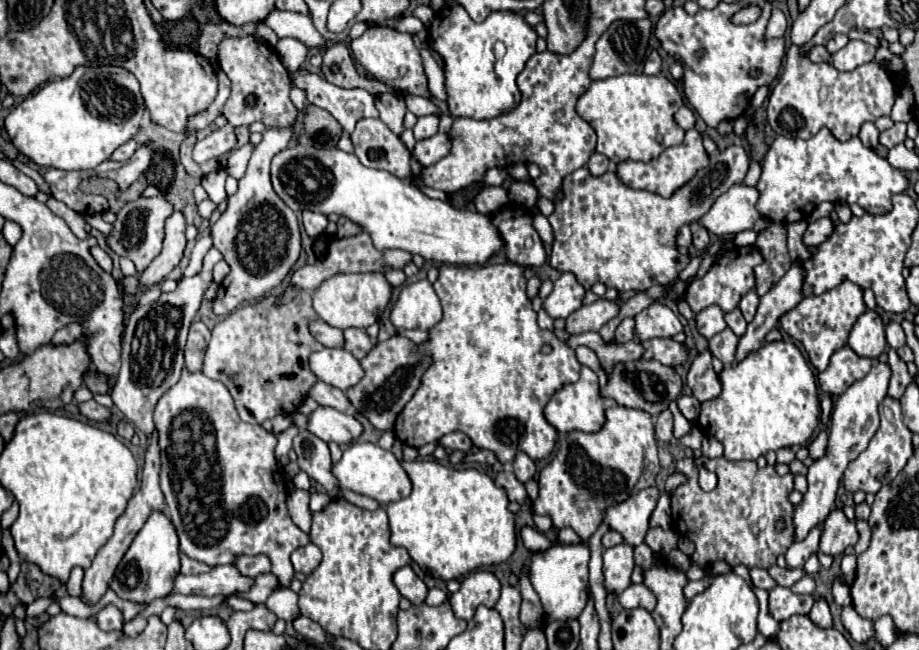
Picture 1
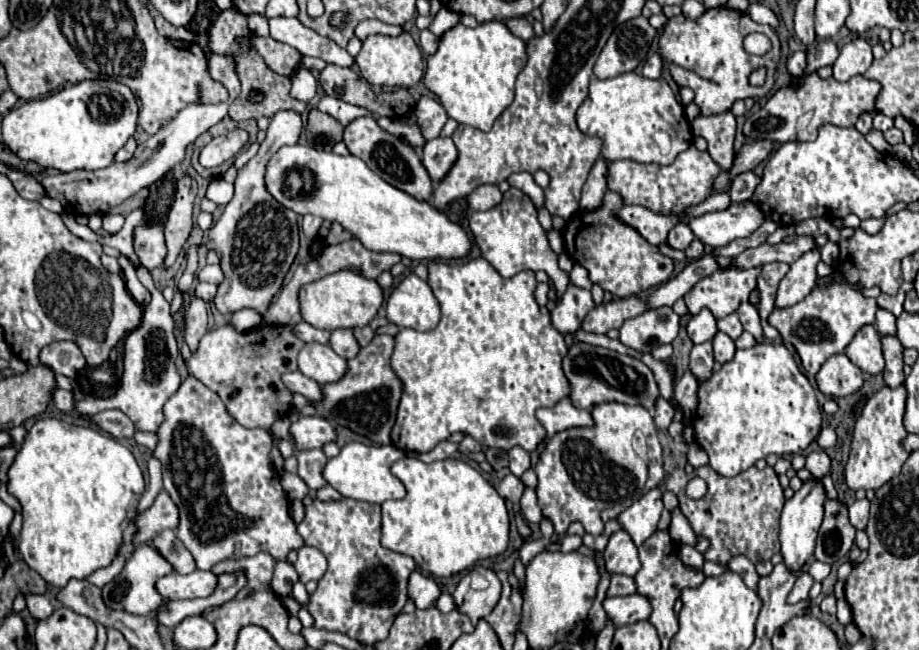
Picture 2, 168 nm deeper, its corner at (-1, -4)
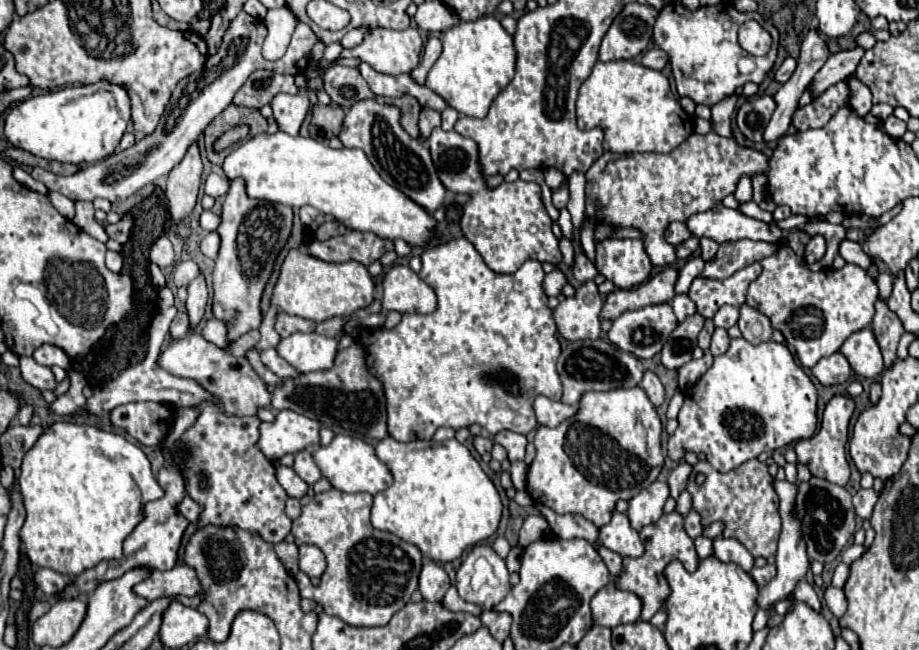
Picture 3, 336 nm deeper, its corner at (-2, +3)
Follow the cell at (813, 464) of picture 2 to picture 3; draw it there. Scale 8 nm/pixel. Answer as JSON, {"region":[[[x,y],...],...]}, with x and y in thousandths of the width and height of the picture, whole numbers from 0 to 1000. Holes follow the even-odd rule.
{"region":[[[908,608],[899,620],[892,660],[881,675],[873,675],[873,678],[866,682],[868,712],[877,715],[881,722],[884,734],[899,737],[908,746],[921,746],[925,740],[925,715],[923,715],[923,706],[921,706],[921,682],[923,682],[923,654],[925,654],[929,626],[931,623],[929,623],[927,611]]]}

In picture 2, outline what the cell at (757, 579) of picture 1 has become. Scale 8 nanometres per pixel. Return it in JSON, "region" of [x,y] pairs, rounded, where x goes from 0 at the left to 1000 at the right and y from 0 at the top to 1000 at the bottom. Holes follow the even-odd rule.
{"region":[[[800,855],[791,871],[793,871],[793,877],[802,880],[817,908],[824,905],[828,886],[824,883],[824,877],[822,877],[822,871],[819,871],[819,865],[817,865],[815,858],[811,858],[811,855]]]}

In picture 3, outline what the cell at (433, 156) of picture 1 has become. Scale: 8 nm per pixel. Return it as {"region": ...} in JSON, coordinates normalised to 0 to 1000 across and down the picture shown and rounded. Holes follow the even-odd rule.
{"region":[[[477,195],[466,211],[466,223],[481,285],[492,297],[507,297],[514,306],[514,312],[505,315],[501,349],[505,365],[518,380],[538,420],[559,420],[572,398],[583,398],[588,405],[596,402],[603,408],[612,405],[607,368],[601,358],[601,337],[590,312],[585,282],[551,282],[551,297],[546,297],[546,288],[531,288],[520,248],[520,223],[496,202]]]}

